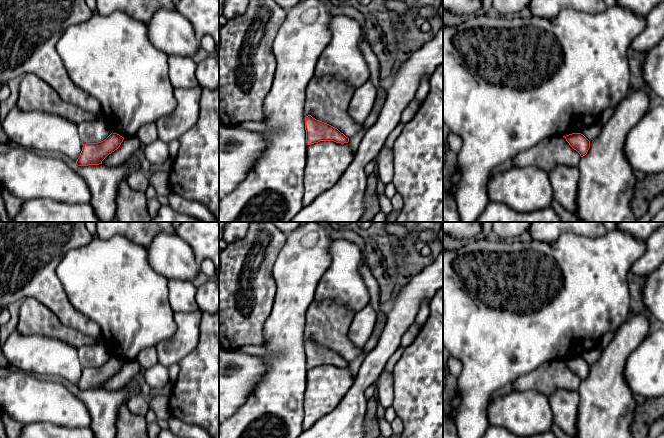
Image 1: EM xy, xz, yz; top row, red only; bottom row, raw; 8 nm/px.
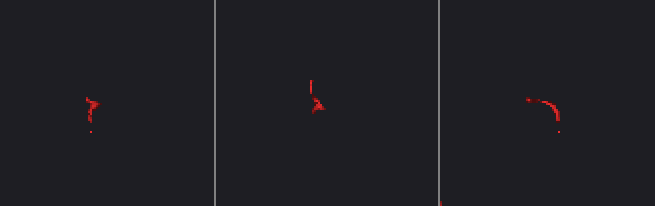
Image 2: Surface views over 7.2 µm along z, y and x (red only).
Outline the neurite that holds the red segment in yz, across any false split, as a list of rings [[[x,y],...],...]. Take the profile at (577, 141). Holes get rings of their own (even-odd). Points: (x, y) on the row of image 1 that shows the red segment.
[[[572,133],[546,138],[524,152],[529,154],[528,166],[549,171],[560,165],[577,167],[589,148],[590,141],[583,134]]]

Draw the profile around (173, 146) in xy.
[[[178,139],[172,140],[171,142],[168,143],[168,150],[169,150],[169,159],[174,160],[178,154],[180,148],[180,143]]]

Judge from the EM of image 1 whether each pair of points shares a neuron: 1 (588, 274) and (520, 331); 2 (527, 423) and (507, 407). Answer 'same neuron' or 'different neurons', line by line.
1: same neuron
2: same neuron

